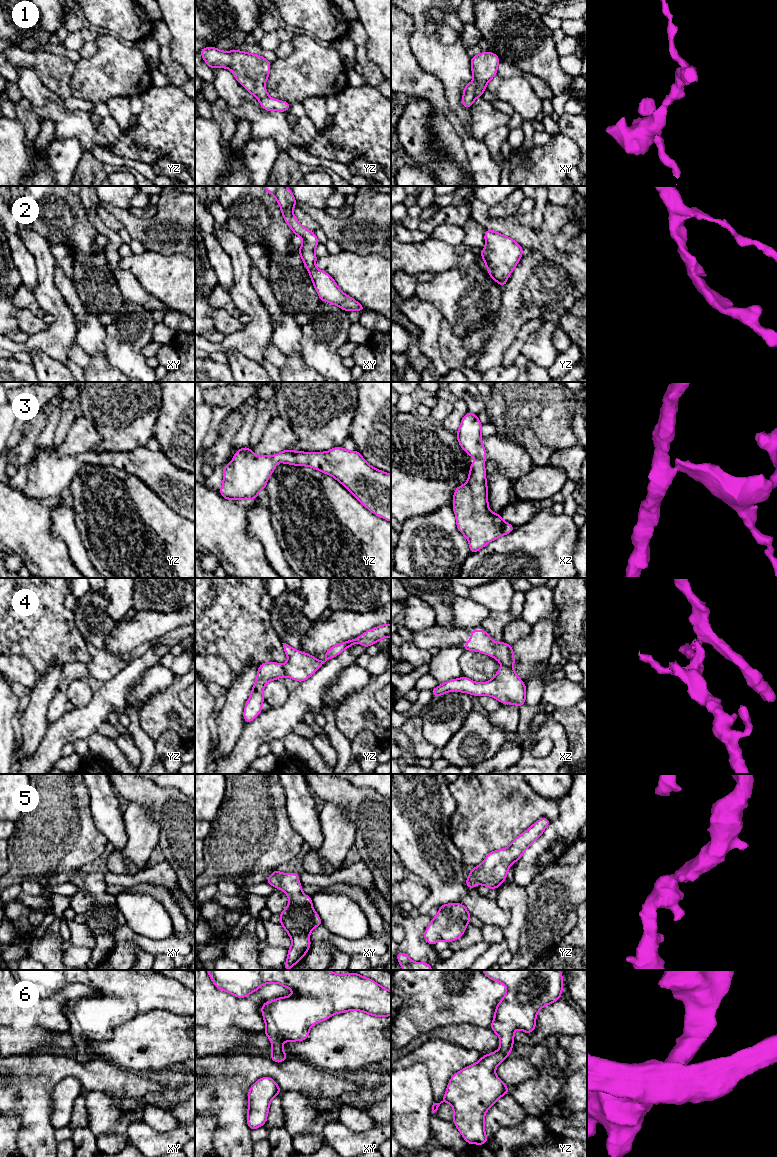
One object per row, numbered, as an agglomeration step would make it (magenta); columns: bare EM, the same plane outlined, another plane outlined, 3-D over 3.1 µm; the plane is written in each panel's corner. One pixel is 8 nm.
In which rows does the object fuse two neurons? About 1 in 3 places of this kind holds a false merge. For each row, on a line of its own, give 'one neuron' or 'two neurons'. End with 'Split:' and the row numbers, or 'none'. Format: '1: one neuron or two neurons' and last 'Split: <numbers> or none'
1: one neuron
2: one neuron
3: one neuron
4: two neurons
5: one neuron
6: one neuron
Split: 4

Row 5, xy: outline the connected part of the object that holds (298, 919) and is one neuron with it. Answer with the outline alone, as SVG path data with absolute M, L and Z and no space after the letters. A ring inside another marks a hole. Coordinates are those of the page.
M273 870L265 882L275 888L279 888L287 894L290 903L280 914L280 924L286 930L292 940L288 949L288 957L284 964L286 970L290 970L300 961L309 950L311 931L322 925L322 920L314 911L312 899L302 893L302 884L299 882L299 874L280 873Z

